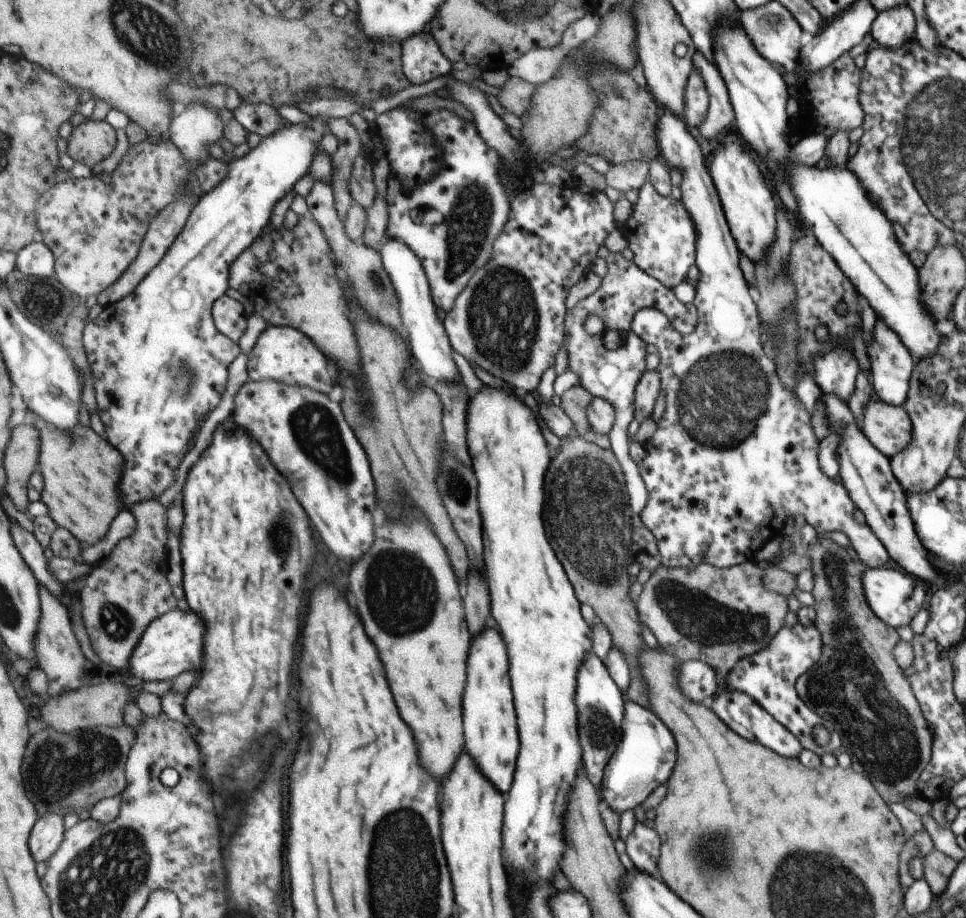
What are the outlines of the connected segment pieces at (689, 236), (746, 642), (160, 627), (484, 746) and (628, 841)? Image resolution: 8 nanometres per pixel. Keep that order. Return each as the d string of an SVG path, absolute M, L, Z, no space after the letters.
M647 180L638 188L637 200L632 205L631 214L636 223L631 226L631 234L627 232L625 238L631 246L632 261L643 272L673 290L685 278L689 266L695 262L693 256L697 254L697 248L693 248L693 242L697 240L691 216L681 202L659 194Z
M752 561L727 568L717 568L707 563L689 568L667 568L659 565L642 584L635 601L638 619L649 628L659 648L667 654L675 655L677 660L701 661L709 666L719 667L716 680L718 687L724 688L727 669L735 667L739 659L763 650L781 628L783 616L788 611L783 595L768 591L763 586L763 567Z
M175 609L165 613L147 627L141 642L134 650L129 671L142 681L177 679L183 672L194 672L197 678L203 672L205 652L205 622L189 612Z
M483 628L471 638L465 660L465 674L467 682L461 696L464 750L475 760L482 775L487 776L491 784L495 784L495 788L499 788L499 792L507 792L515 770L517 728L507 678L505 644L495 628Z
M635 822L633 830L624 840L624 844L627 856L635 869L662 882L657 870L660 847L658 834L653 829L643 826L643 823Z

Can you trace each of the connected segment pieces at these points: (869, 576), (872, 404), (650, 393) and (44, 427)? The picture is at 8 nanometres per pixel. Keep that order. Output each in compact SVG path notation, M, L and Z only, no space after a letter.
M892 564L876 569L866 568L863 571L862 583L871 612L874 612L879 620L894 629L907 625L925 600L922 583Z
M872 397L865 403L860 417L859 428L883 456L890 458L908 446L913 422L902 406L891 406Z
M656 369L646 370L634 391L634 419L638 422L651 418L655 399L660 393L660 376Z
M28 415L31 424L41 432L42 452L39 470L45 480L42 502L58 527L73 532L82 544L97 544L109 532L113 520L121 512L119 480L123 468L123 456L107 439L101 438L89 425L78 424L63 432L54 424Z

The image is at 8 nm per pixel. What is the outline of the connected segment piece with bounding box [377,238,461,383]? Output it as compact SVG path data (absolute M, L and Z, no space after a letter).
M384 238L377 248L383 268L388 272L391 284L394 285L394 291L398 296L402 328L407 338L407 344L410 345L411 356L414 357L415 364L419 366L426 378L461 383L457 367L451 357L451 346L444 326L435 315L435 306L432 303L428 282L419 259L405 243L395 239Z

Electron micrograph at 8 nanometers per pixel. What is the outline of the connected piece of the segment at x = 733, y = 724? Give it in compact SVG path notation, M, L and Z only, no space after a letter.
M723 690L717 693L714 700L707 701L710 709L723 720L733 732L739 732L745 740L759 740L759 744L767 744L773 752L787 758L797 758L802 752L801 742L790 730L786 729L779 721L770 715L762 706L757 704L749 695L737 691Z

